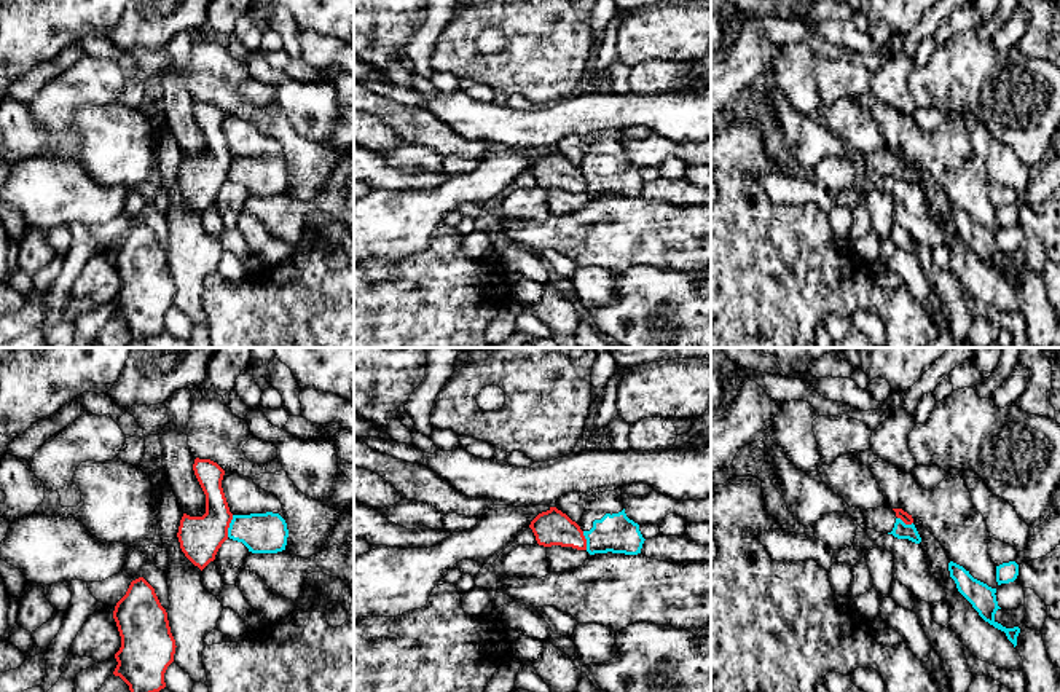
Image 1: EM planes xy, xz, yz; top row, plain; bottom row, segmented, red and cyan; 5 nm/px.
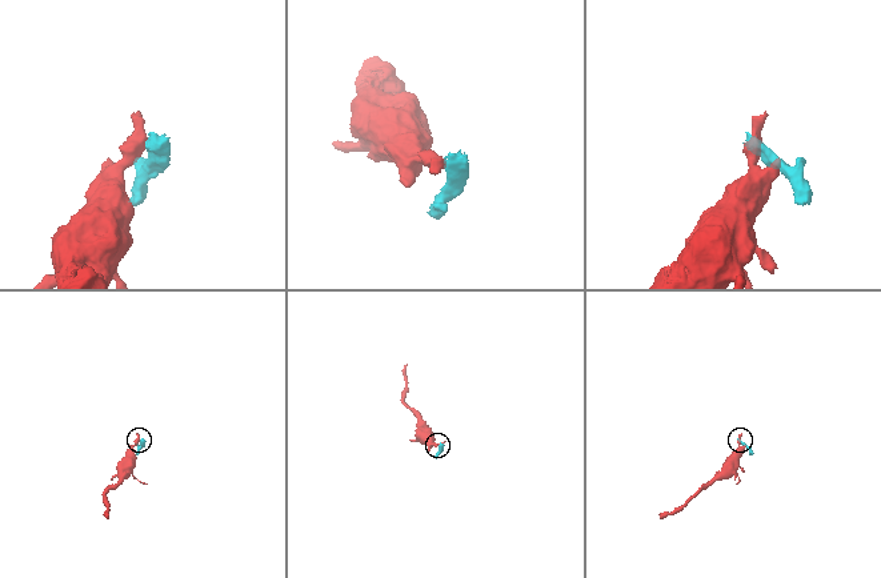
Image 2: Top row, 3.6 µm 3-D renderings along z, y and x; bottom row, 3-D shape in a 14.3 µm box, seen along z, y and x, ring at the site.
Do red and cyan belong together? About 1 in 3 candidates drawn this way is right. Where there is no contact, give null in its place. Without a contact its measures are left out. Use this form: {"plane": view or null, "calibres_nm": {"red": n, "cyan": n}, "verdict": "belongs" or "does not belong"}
{"plane": "xy", "calibres_nm": {"red": 220, "cyan": 200}, "verdict": "does not belong"}

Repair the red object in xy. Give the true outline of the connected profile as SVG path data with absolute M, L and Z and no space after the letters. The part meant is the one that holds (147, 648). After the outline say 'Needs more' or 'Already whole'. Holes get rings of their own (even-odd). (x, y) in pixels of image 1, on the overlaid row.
M143 577L132 580L116 603L113 619L121 636L113 674L120 676L131 692L164 689L164 673L174 662L177 646L155 588Z. Already whole

